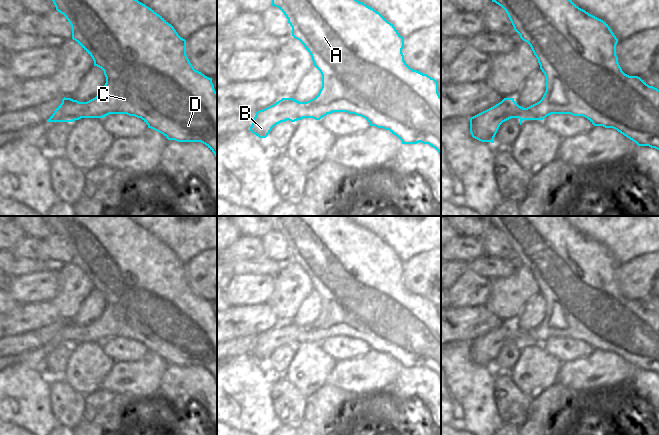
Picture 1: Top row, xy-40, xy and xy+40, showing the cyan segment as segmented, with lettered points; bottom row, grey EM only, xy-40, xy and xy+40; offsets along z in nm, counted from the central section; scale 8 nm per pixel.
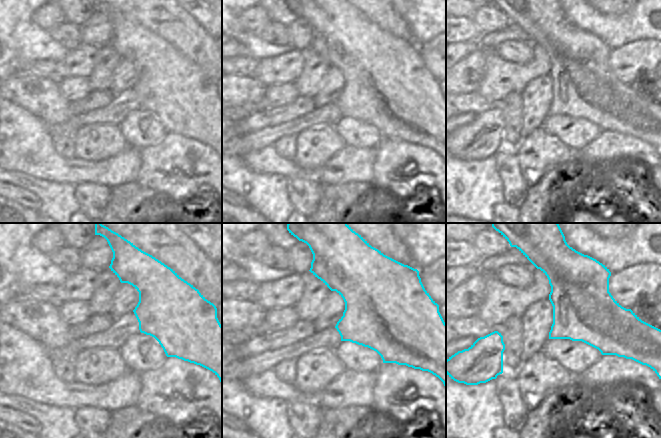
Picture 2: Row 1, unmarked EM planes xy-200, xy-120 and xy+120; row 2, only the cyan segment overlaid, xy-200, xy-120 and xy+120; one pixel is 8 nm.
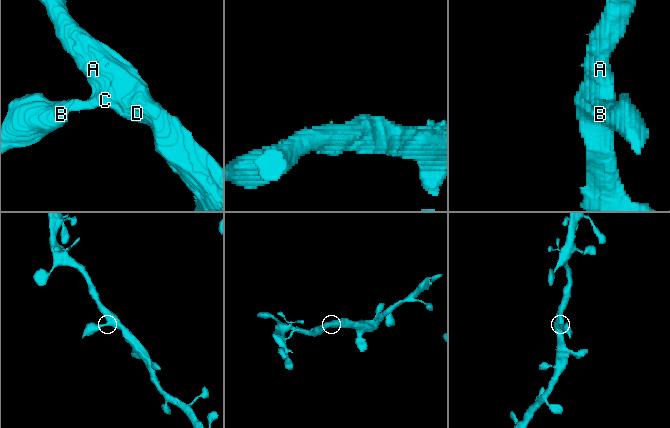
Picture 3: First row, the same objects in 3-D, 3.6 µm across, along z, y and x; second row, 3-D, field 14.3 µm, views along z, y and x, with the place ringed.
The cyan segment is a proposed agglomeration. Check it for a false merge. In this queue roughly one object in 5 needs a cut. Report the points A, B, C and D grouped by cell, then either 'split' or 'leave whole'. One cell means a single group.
groups A B C D; leave whole

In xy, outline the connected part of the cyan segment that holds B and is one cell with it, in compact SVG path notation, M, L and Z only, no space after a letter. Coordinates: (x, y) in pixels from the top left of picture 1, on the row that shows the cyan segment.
M272 0L272 6L284 13L292 27L292 36L310 53L314 66L322 75L322 87L318 95L307 102L282 98L257 111L250 127L253 134L266 138L277 124L287 120L320 120L333 112L347 112L365 118L370 126L389 130L402 144L429 144L441 157L441 96L438 82L427 74L413 70L404 61L404 38L382 14L358 0Z

